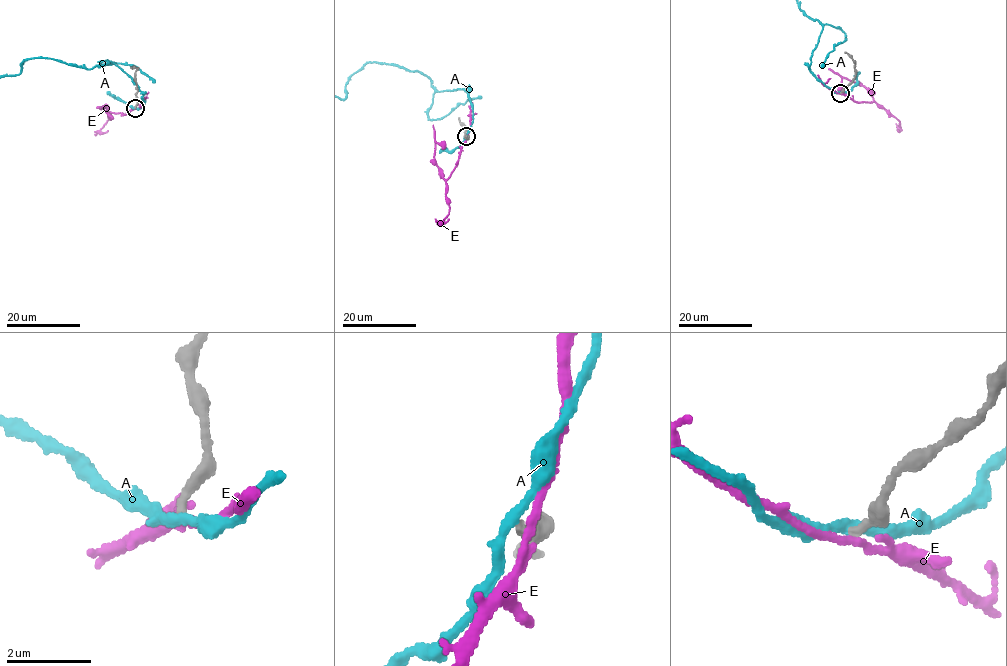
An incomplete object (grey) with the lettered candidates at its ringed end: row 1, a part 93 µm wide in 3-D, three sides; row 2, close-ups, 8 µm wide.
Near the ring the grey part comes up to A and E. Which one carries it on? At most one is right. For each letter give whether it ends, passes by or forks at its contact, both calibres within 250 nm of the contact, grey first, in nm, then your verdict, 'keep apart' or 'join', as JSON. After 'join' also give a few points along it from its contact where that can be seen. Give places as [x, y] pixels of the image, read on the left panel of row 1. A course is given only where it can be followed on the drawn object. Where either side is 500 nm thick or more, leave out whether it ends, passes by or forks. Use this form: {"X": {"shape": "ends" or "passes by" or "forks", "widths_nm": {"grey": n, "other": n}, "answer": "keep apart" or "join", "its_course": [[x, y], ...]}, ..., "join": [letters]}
{"A": {"shape": "passes by", "widths_nm": {"grey": 200, "other": 200}, "answer": "keep apart"}, "E": {"shape": "forks", "widths_nm": {"grey": 200, "other": 140}, "answer": "keep apart"}, "join": []}

